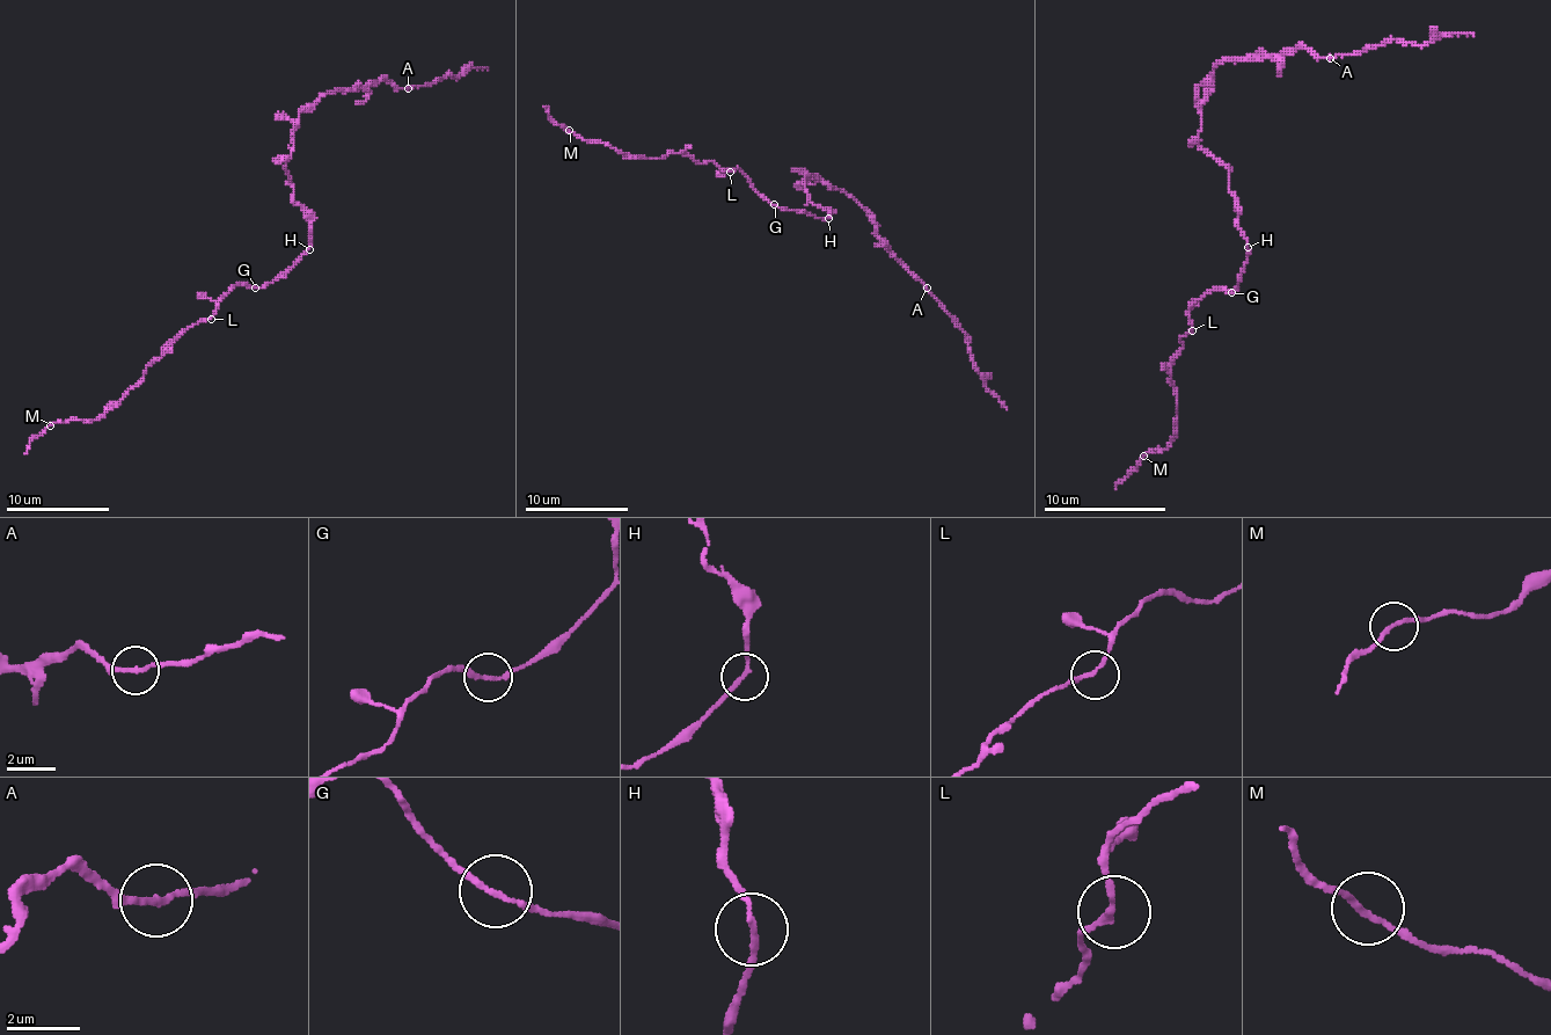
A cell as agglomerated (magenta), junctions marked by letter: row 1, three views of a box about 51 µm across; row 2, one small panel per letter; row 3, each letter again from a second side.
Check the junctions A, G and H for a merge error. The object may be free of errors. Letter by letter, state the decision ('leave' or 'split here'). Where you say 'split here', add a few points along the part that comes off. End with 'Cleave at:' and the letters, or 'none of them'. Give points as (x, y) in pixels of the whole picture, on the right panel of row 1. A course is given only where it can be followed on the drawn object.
A: leave
G: leave
H: leave
Cleave at: none of them

